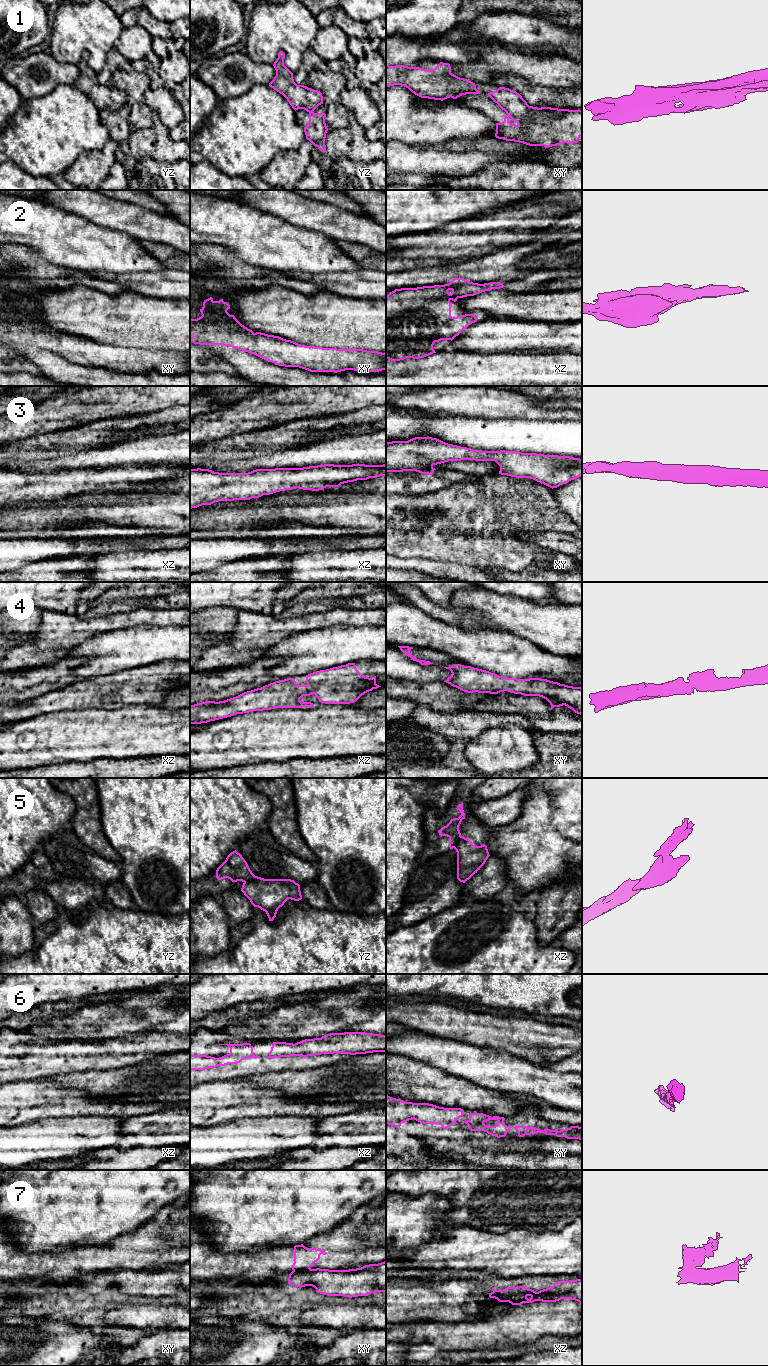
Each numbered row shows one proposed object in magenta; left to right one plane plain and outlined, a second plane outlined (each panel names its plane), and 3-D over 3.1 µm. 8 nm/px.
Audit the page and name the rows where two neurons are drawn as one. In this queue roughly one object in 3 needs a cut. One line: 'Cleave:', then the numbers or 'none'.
Cleave: 1, 5, 7

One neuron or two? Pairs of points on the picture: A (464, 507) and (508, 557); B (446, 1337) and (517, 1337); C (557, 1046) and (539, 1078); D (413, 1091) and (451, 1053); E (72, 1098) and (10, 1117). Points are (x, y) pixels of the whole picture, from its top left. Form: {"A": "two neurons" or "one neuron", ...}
{"A": "one neuron", "B": "one neuron", "C": "two neurons", "D": "two neurons", "E": "one neuron"}

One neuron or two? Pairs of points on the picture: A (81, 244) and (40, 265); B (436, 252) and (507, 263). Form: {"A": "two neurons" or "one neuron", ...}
{"A": "two neurons", "B": "two neurons"}

